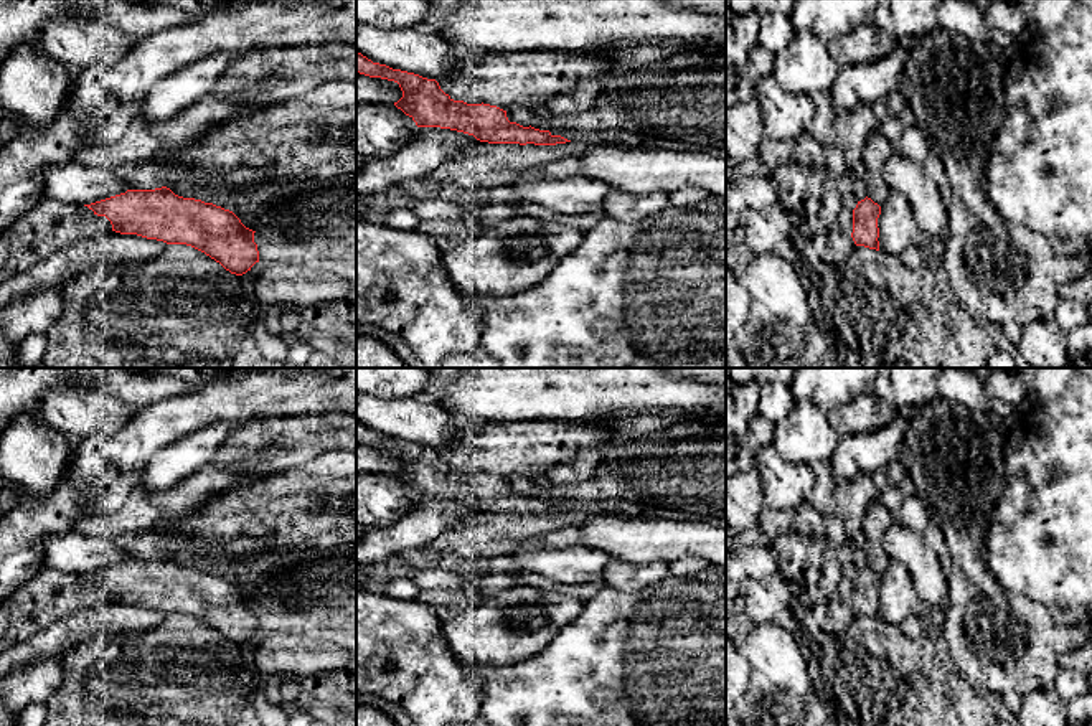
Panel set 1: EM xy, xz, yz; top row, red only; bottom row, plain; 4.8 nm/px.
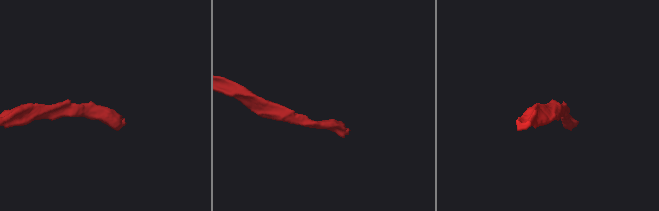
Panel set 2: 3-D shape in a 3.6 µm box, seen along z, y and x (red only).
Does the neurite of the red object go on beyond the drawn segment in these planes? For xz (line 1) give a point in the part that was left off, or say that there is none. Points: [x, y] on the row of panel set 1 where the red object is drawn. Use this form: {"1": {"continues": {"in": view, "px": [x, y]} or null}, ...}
{"1": {"continues": null}}

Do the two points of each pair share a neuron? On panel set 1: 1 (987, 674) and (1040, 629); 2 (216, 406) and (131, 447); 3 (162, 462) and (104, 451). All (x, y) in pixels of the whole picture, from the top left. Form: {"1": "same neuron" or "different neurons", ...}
{"1": "same neuron", "2": "same neuron", "3": "different neurons"}

